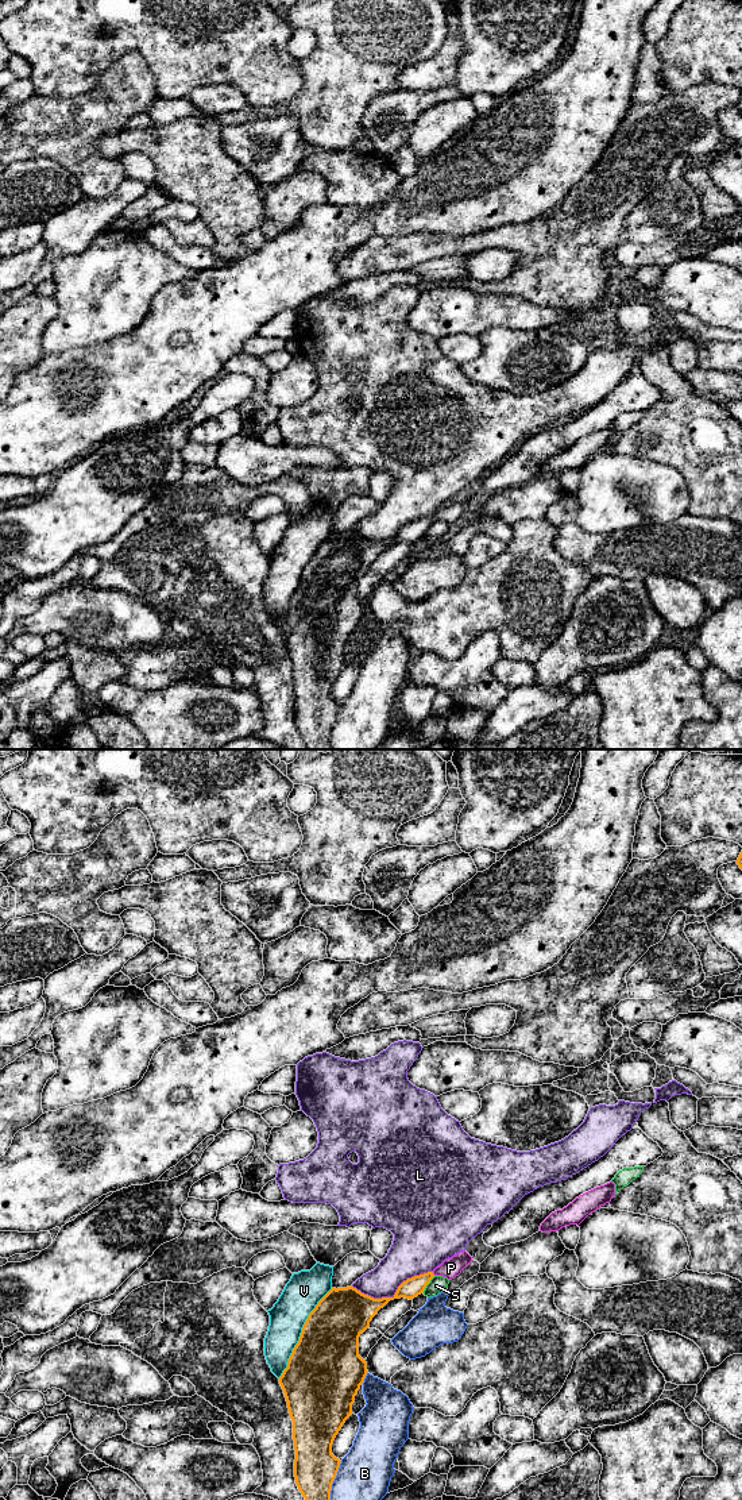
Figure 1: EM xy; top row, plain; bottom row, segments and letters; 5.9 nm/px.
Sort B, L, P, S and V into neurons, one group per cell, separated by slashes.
B / L / P / S / V

